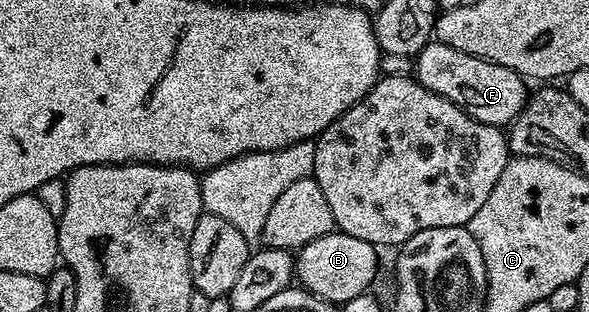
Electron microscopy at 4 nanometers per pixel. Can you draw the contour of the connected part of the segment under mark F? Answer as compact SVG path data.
M426 44L424 50L418 52L413 64L413 75L428 90L448 98L448 102L460 106L469 116L485 124L509 126L518 119L526 105L527 81L519 72L508 70L508 66L494 64L491 60L464 54L451 44Z

